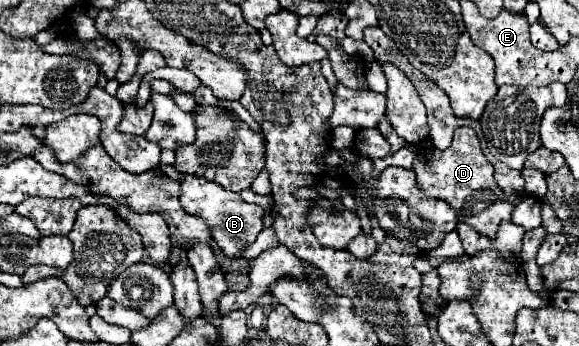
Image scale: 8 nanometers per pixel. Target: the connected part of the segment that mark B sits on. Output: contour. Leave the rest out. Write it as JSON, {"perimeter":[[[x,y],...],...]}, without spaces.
{"perimeter":[[[186,174],[182,180],[182,190],[180,190],[180,204],[188,214],[204,218],[210,228],[216,246],[226,254],[226,256],[240,256],[240,250],[248,244],[252,244],[258,236],[258,232],[264,228],[262,226],[262,216],[264,210],[258,204],[248,204],[240,198],[236,192],[228,192],[216,182],[208,182],[206,178],[198,178],[192,174]]]}

